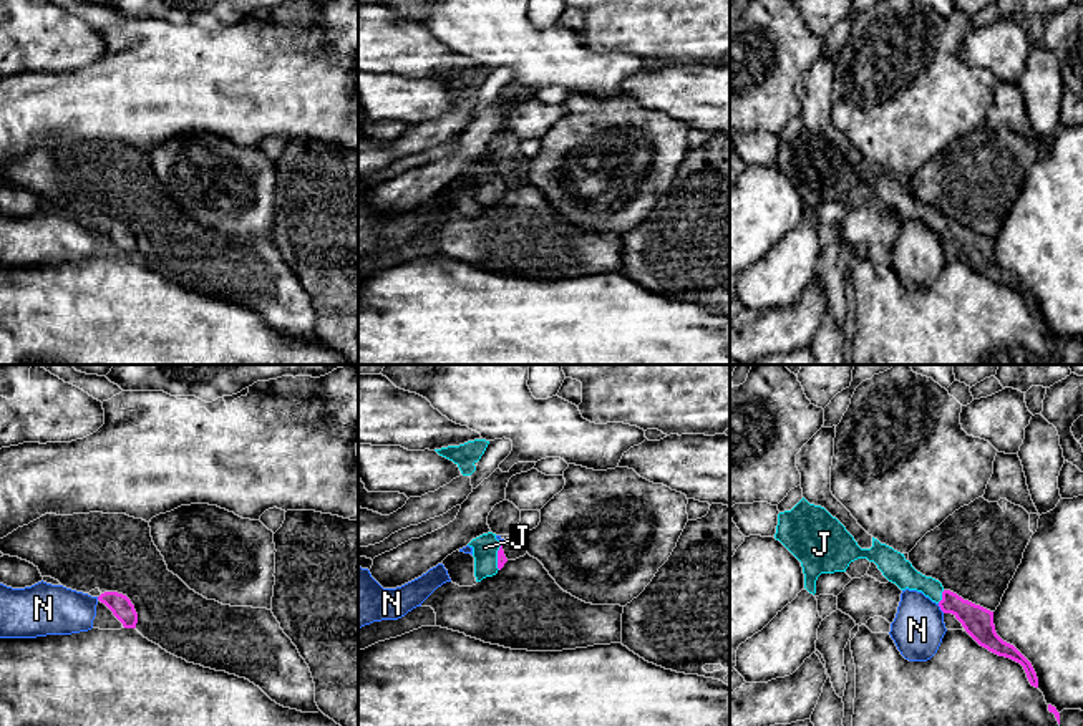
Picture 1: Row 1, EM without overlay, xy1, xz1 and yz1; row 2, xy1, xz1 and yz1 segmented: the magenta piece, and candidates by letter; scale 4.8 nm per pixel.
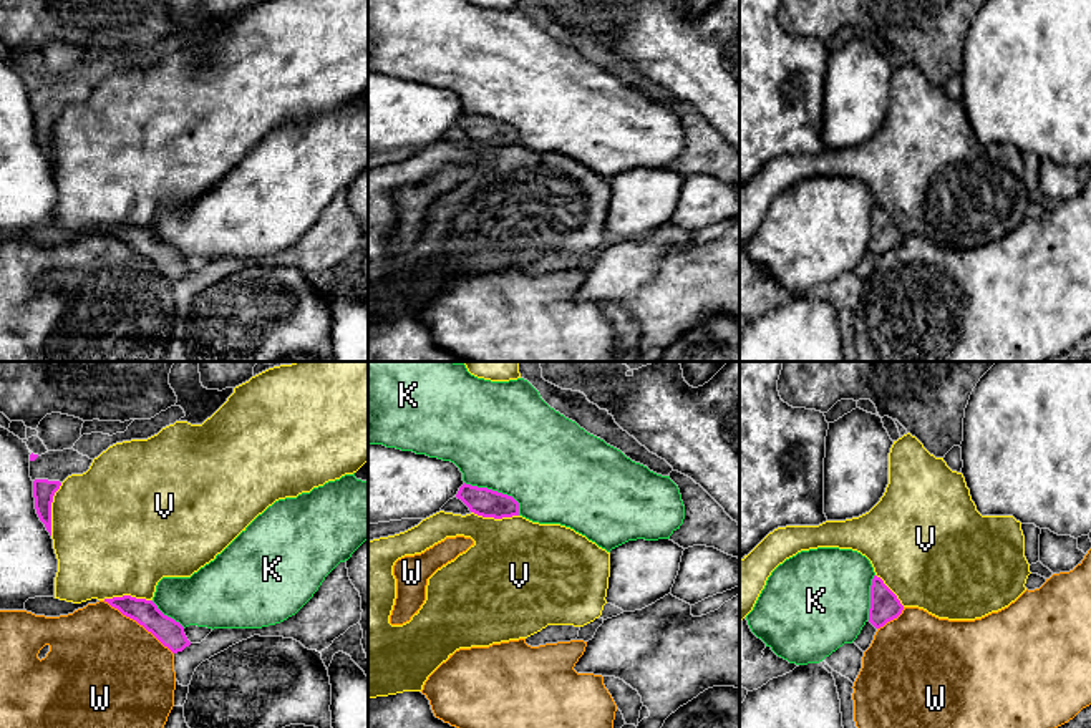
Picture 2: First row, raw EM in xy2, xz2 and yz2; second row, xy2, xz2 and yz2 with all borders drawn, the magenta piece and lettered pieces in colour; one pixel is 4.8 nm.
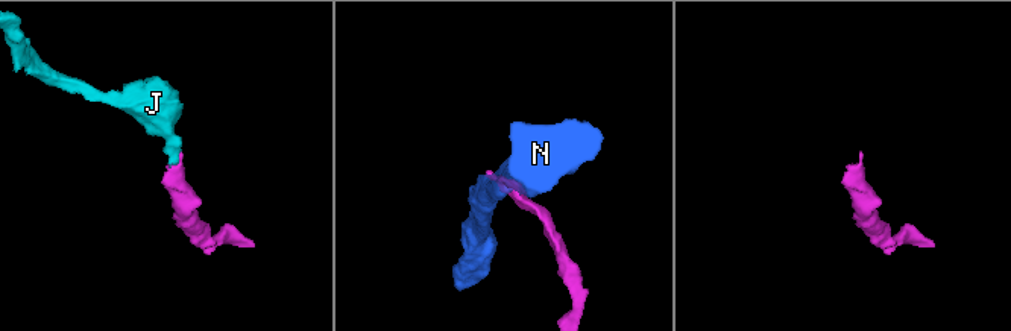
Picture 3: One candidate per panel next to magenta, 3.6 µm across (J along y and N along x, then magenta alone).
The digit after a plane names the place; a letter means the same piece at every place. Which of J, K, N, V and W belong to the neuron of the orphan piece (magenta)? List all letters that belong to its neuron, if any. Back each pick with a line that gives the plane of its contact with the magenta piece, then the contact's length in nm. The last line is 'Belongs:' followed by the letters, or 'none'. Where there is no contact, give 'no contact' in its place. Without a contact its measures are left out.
J: meets magenta in yz1; contact 70 nm long
Belongs: J

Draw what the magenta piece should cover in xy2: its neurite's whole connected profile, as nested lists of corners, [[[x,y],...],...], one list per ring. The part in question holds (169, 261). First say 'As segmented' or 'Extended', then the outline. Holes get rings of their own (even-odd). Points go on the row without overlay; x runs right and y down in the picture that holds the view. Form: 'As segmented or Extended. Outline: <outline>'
As segmented. Outline: [[[123,224],[104,227],[104,231],[143,254],[172,282],[182,280],[191,274],[184,262],[184,255],[174,247],[164,244],[153,229]]]

